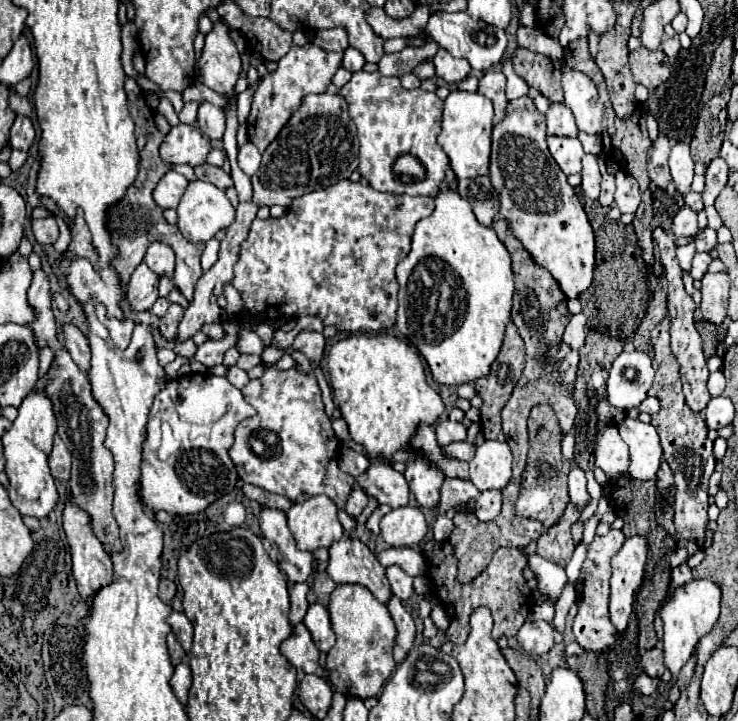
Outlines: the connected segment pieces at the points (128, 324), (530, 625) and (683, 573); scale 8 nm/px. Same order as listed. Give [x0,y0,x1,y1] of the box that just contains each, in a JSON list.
[[95,304,133,348],[517,622,555,656],[669,562,693,592]]

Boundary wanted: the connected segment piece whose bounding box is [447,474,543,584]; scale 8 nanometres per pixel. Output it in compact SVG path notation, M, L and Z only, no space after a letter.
M513 474L511 482L501 490L503 492L503 510L495 520L479 522L475 514L455 514L455 518L453 518L455 528L449 534L447 542L455 548L455 556L459 560L457 578L459 578L461 584L469 584L471 580L475 580L489 566L491 556L501 546L525 548L525 546L529 546L529 542L533 542L541 536L543 526L539 522L529 520L529 518L521 518L521 516L515 514L515 502L517 502L517 494L519 494L519 478L521 478L521 474Z

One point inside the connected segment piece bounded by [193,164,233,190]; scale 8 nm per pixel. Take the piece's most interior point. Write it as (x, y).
(206, 172)

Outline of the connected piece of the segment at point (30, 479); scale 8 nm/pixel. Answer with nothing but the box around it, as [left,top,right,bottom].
[3,392,59,518]

